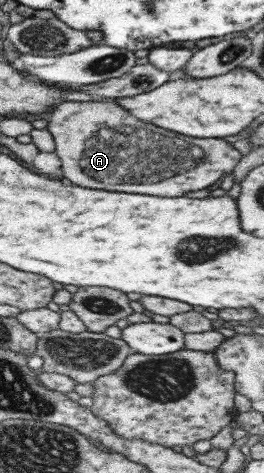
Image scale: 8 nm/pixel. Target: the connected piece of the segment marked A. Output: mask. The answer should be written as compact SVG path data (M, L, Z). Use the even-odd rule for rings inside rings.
M112 99L61 103L52 113L48 131L56 142L64 177L90 189L182 197L223 179L243 156L224 138L190 137L139 121Z

